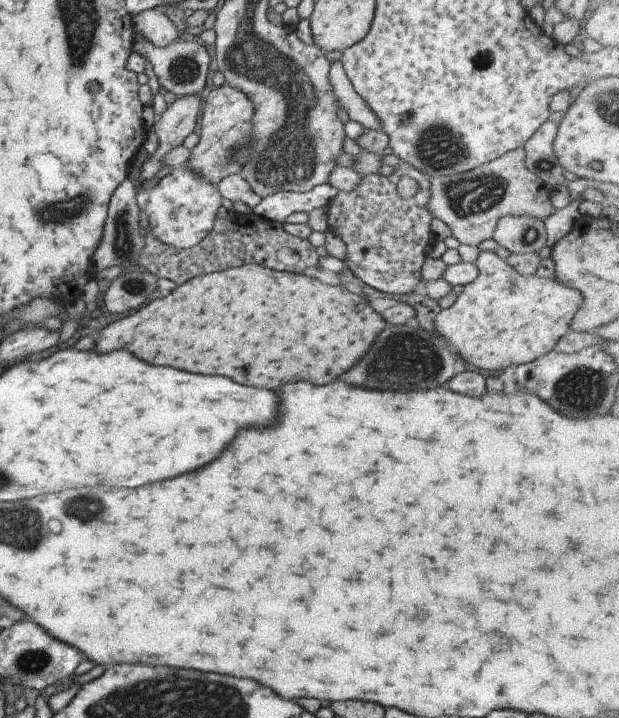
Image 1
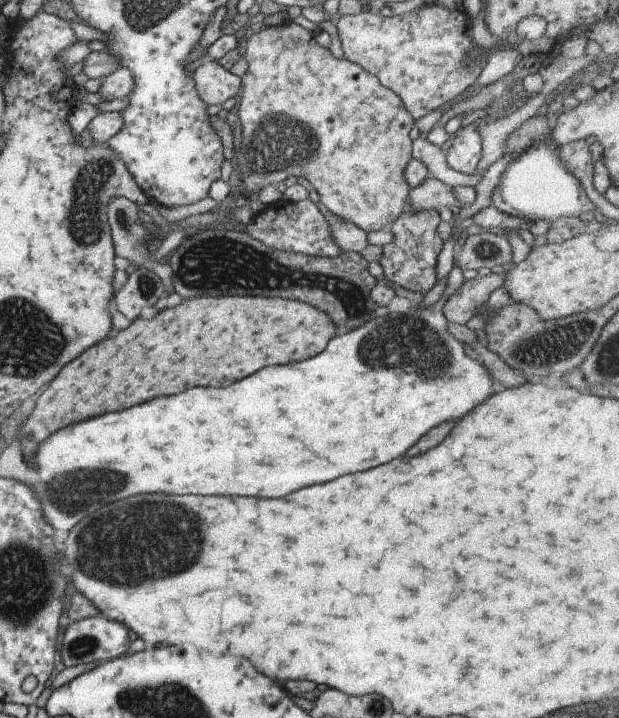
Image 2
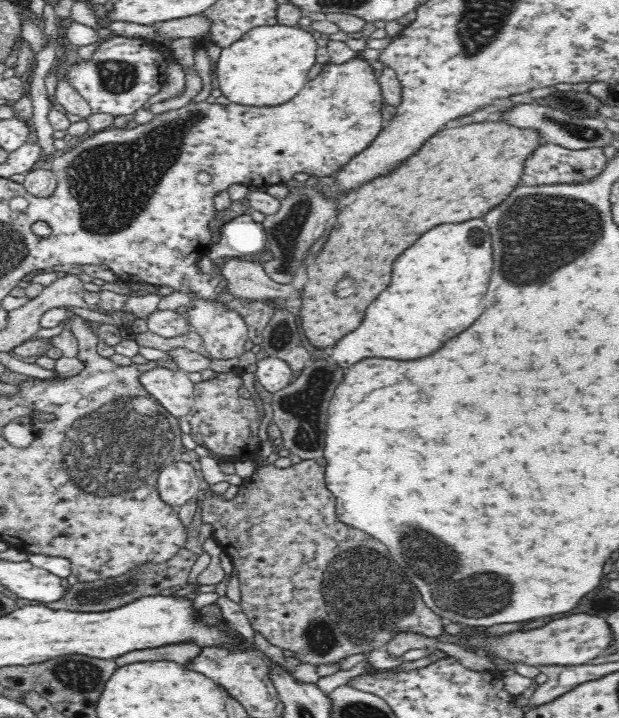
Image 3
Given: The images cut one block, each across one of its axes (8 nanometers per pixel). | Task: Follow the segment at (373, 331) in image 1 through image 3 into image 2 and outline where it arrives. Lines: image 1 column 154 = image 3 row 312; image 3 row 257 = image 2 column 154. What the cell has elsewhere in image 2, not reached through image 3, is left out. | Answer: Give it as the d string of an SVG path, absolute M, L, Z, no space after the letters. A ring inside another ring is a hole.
M201 296L167 308L151 320L137 318L129 328L107 336L67 362L39 394L31 413L22 422L22 429L17 432L22 458L31 458L39 442L71 422L127 410L149 398L179 394L193 386L223 388L265 366L315 356L335 336L335 330L335 324L323 311L287 298ZM291 332L295 332L297 344L289 340Z

